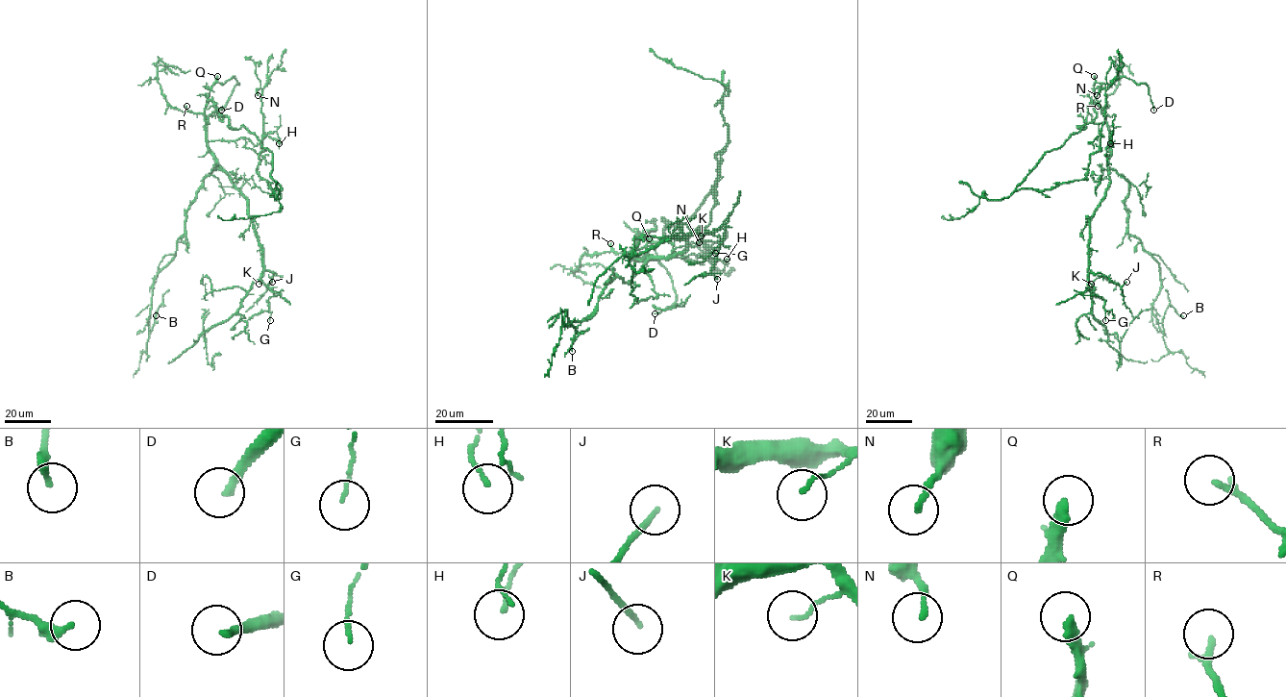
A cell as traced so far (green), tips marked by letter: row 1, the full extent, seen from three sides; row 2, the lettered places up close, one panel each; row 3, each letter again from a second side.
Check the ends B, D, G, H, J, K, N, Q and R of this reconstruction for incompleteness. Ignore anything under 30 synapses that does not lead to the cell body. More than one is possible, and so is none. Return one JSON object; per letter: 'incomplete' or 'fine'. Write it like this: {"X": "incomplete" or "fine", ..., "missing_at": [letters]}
{"B": "fine", "D": "incomplete", "G": "fine", "H": "fine", "J": "fine", "K": "fine", "N": "fine", "Q": "incomplete", "R": "fine", "missing_at": ["D", "Q"]}

